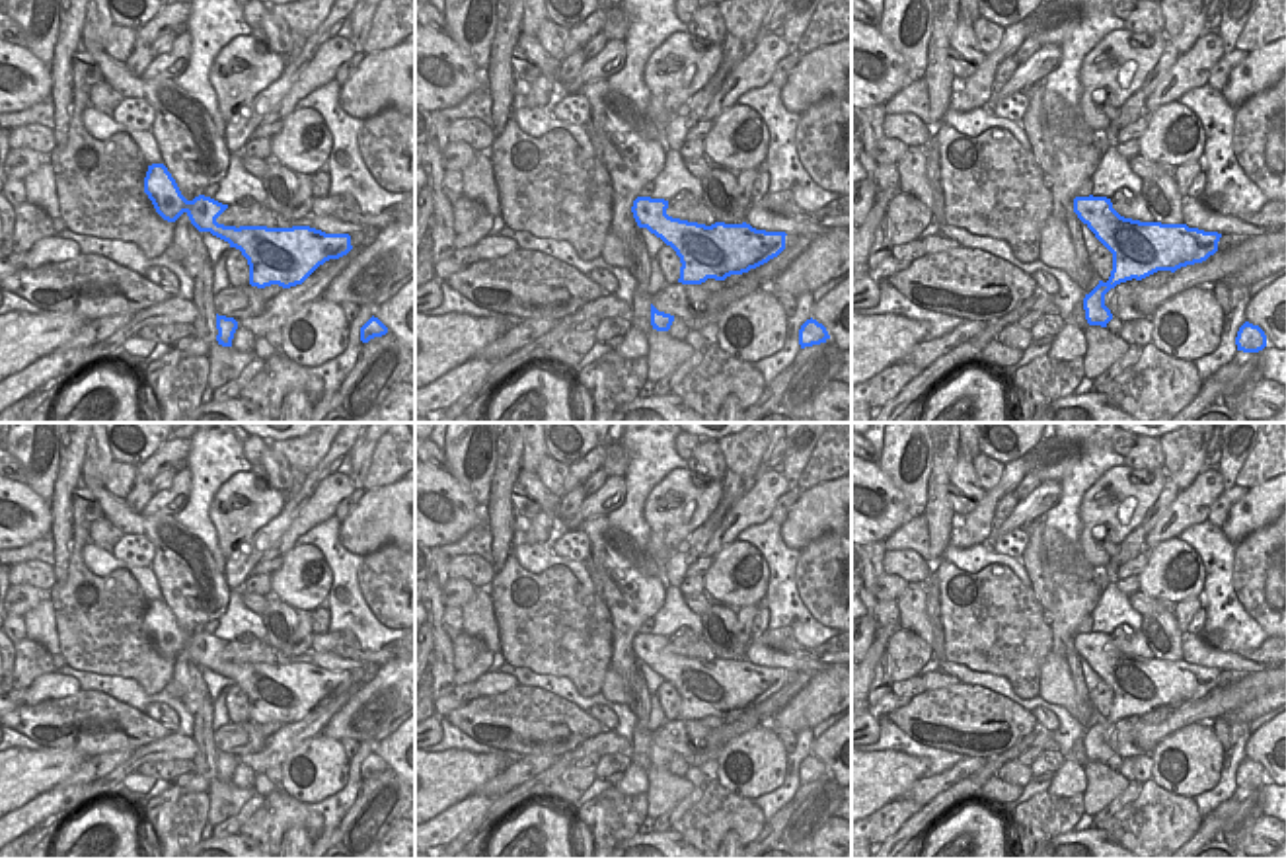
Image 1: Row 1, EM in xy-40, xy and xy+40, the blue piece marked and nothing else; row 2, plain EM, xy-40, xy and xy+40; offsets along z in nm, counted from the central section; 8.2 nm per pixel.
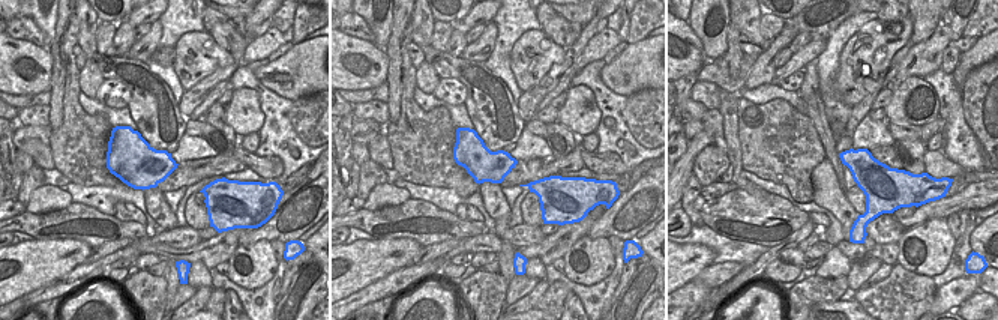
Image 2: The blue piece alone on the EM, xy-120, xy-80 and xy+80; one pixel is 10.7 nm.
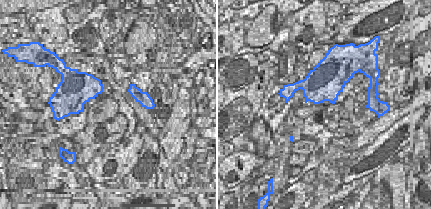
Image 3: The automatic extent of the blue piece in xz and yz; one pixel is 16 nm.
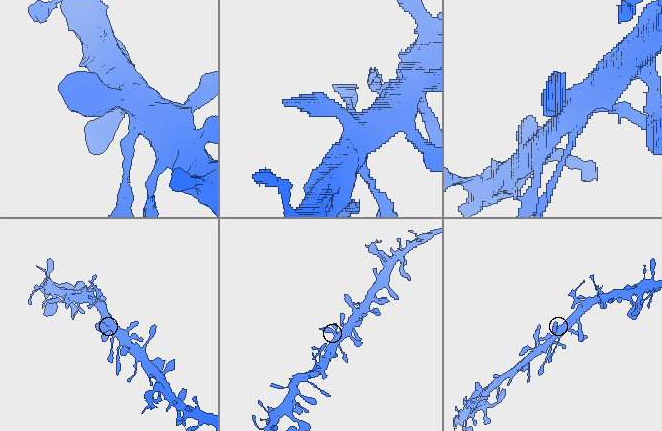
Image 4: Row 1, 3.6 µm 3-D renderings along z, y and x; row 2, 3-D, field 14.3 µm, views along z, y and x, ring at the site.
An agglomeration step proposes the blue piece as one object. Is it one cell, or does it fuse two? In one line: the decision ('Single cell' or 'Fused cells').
Single cell.

